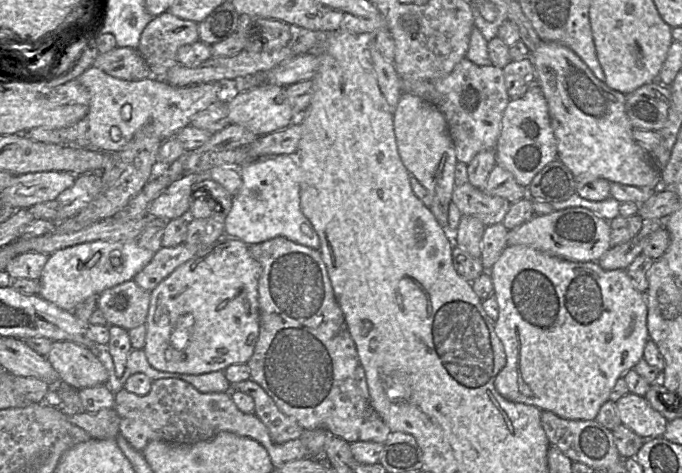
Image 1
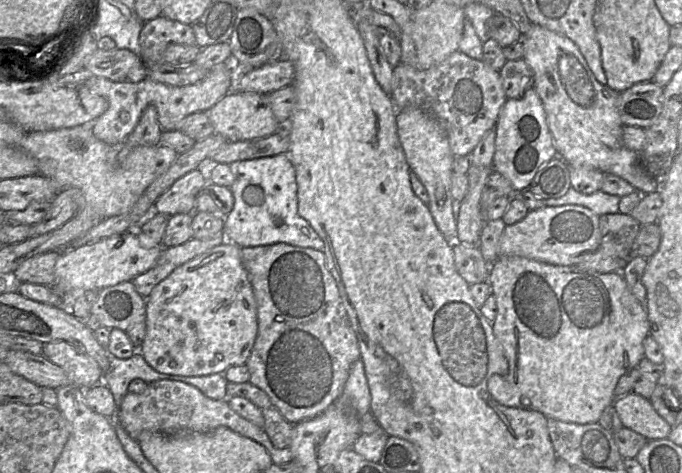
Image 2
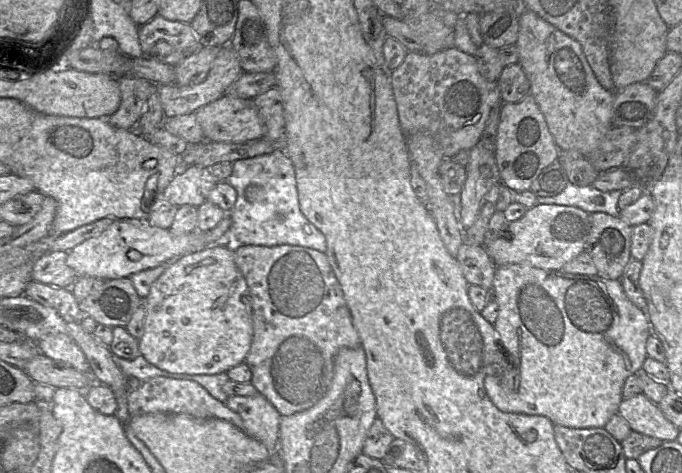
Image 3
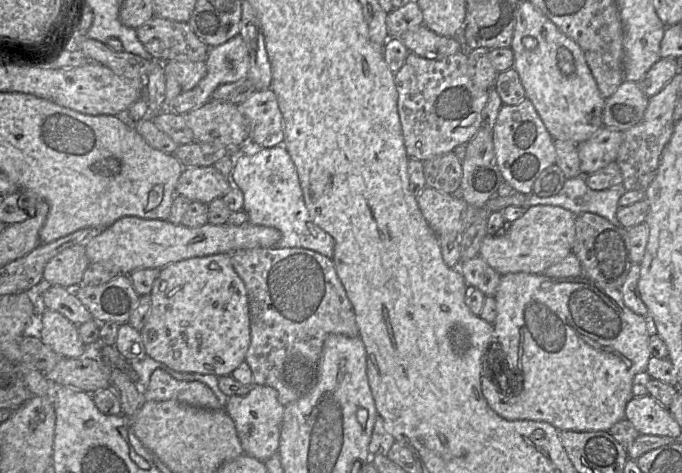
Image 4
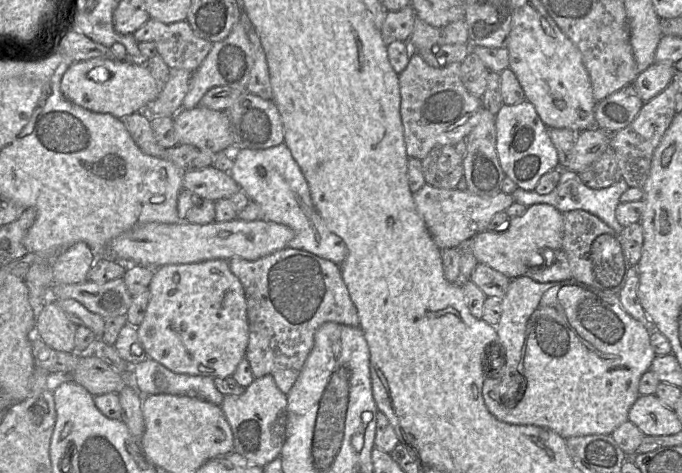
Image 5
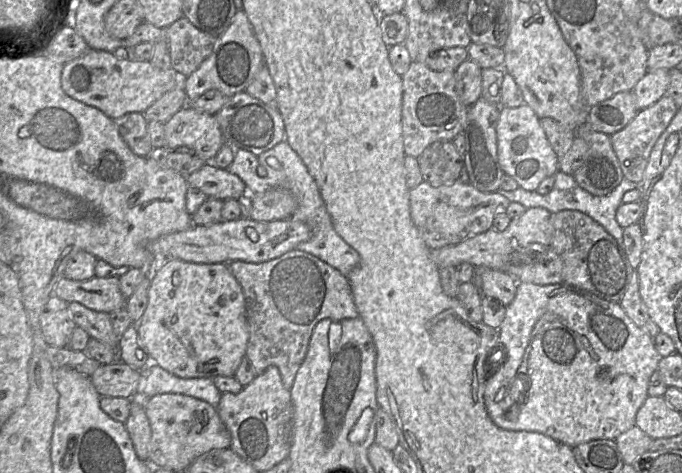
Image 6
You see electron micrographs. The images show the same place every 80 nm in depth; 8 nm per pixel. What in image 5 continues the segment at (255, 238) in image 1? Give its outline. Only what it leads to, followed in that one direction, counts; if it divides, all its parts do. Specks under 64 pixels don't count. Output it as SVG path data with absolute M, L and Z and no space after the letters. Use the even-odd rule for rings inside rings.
M284 143L263 150L236 149L232 152L232 155L233 166L228 173L250 201L259 205L261 220L285 225L293 230L294 237L287 244L288 248L310 252L337 265L340 265L345 260L347 249L343 240L326 227L312 202L307 181ZM259 167L265 170L265 176L259 174Z

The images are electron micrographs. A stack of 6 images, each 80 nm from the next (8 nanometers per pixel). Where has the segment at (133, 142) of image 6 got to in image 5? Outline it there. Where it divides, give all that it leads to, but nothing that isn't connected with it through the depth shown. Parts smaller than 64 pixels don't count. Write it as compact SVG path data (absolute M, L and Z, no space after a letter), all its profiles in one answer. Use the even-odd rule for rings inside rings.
M136 112L121 118L138 147L151 156L163 157L165 148L156 140L151 127L151 117L145 112Z

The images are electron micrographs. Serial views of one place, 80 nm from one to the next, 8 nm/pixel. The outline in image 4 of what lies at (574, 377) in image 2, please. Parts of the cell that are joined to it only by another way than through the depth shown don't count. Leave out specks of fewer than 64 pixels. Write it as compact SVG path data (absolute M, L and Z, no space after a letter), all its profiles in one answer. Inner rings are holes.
M510 273L501 275L499 286L495 292L496 319L493 323L494 337L498 353L503 355L504 367L499 366L499 371L492 374L490 365L483 362L483 376L481 377L481 389L489 407L500 417L508 421L532 420L547 422L555 427L559 432L575 431L609 431L617 422L625 418L625 408L628 402L634 397L632 393L632 383L636 374L645 372L648 361L651 357L649 350L649 337L652 333L648 319L634 313L623 302L619 289L602 288L594 284L583 276L551 278L544 274ZM508 373L508 380L505 385L505 375ZM514 387L513 397L507 397L508 392Z

